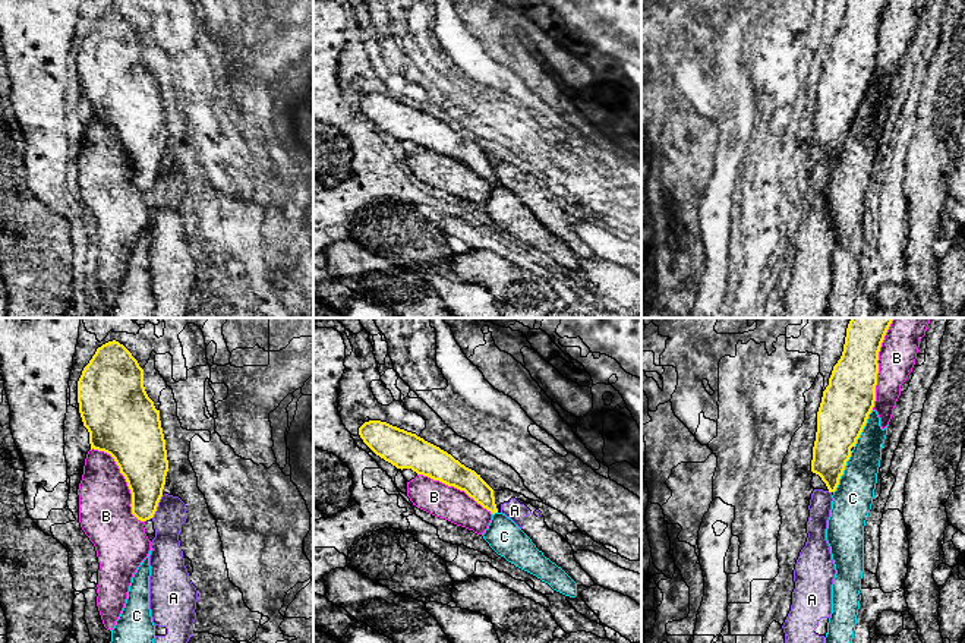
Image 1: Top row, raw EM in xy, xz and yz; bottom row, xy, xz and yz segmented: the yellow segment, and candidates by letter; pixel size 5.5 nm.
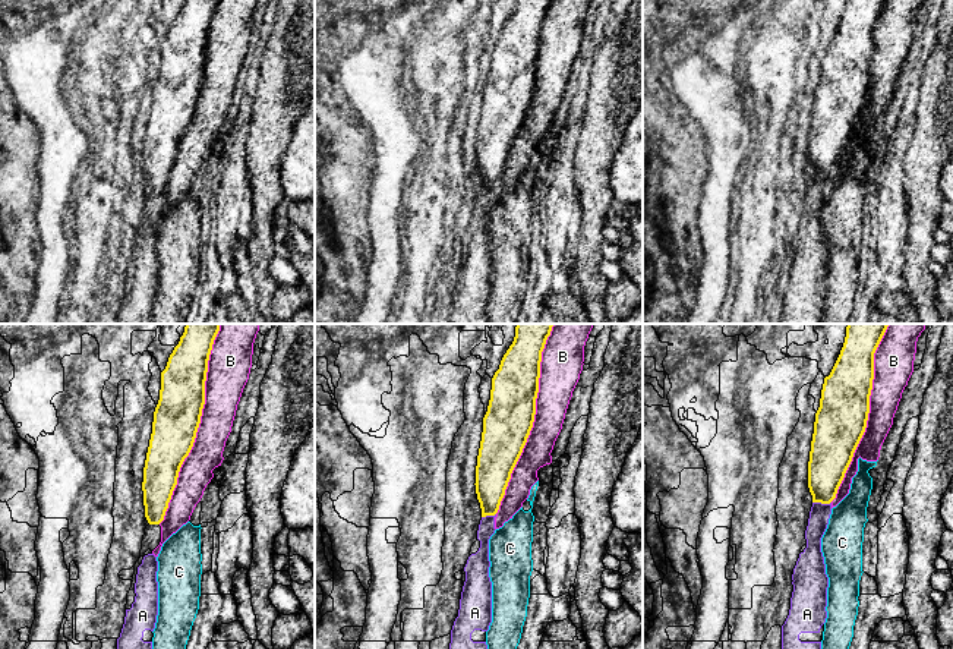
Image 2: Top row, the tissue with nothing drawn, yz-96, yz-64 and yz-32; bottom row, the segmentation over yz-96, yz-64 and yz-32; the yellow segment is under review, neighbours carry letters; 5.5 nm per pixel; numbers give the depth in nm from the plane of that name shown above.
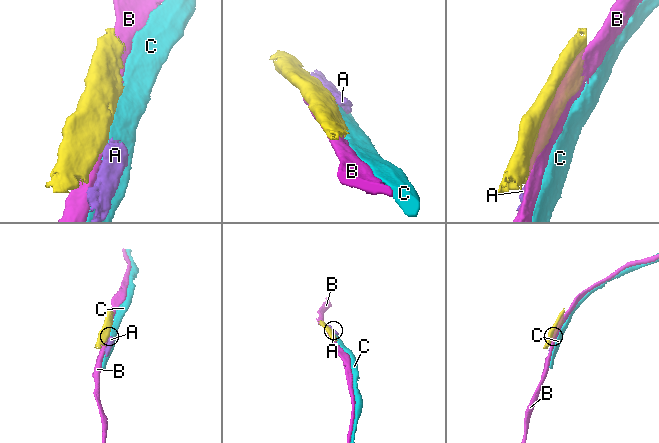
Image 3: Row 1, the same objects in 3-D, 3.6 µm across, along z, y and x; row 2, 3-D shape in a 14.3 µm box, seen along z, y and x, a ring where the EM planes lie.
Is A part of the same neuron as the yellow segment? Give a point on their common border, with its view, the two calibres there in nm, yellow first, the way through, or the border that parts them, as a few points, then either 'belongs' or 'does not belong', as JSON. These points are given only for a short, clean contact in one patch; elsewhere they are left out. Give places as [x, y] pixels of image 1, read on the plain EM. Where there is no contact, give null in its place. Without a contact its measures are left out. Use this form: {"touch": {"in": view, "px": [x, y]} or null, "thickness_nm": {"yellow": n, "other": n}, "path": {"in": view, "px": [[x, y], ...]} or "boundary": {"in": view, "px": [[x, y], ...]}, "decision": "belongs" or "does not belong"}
{"touch": {"in": "xy", "px": [157, 177]}, "thickness_nm": {"yellow": 260, "other": 170}, "boundary": {"in": "xy", "px": [[163, 167], [151, 189]]}, "decision": "does not belong"}

